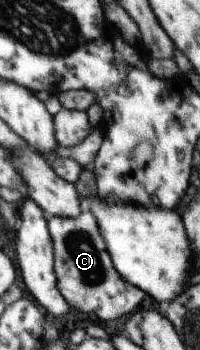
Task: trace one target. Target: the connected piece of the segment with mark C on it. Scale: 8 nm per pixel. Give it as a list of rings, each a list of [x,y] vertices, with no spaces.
[[[83,209],[76,218],[51,216],[49,220],[49,233],[54,239],[54,250],[57,254],[57,276],[61,294],[65,296],[66,302],[71,302],[74,310],[80,312],[92,312],[96,314],[102,322],[126,316],[130,312],[134,312],[140,302],[144,300],[144,292],[140,287],[134,286],[126,280],[117,270],[112,256],[106,247],[106,240],[101,234],[101,228],[98,227],[97,216]]]

